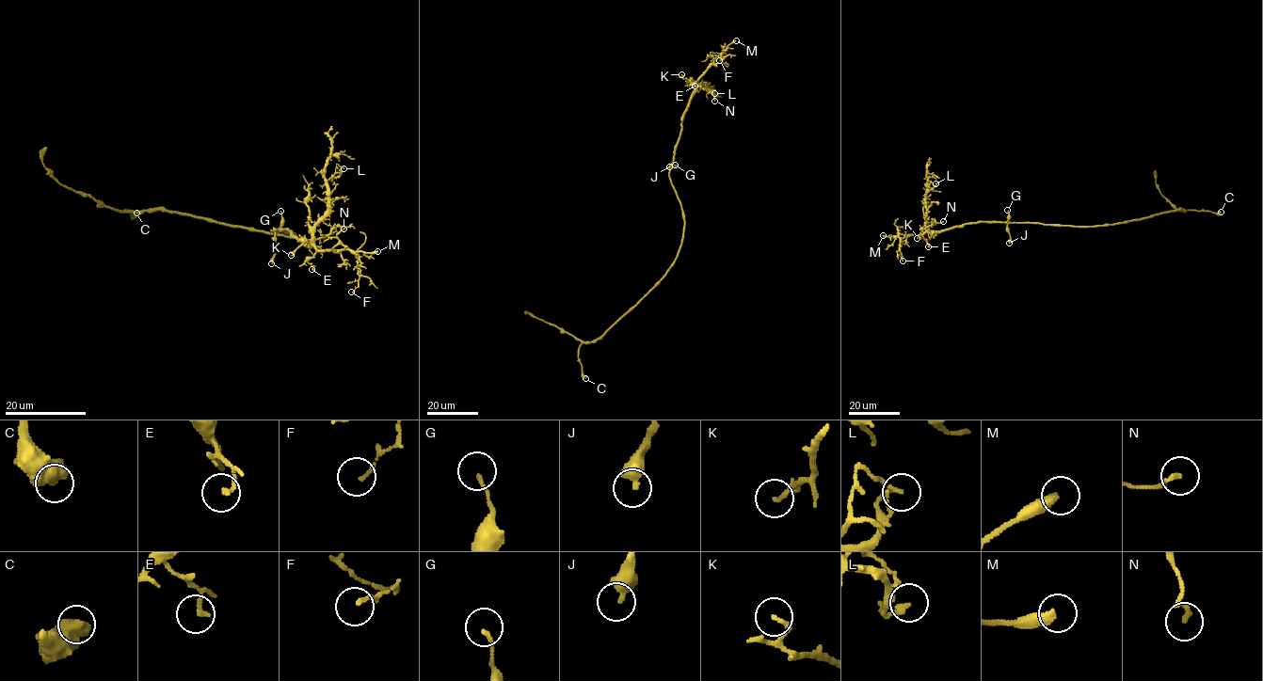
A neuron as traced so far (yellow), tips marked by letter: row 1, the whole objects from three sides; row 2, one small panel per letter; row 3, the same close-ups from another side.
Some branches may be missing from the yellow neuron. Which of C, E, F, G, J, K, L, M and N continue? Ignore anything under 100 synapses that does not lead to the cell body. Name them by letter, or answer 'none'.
M

